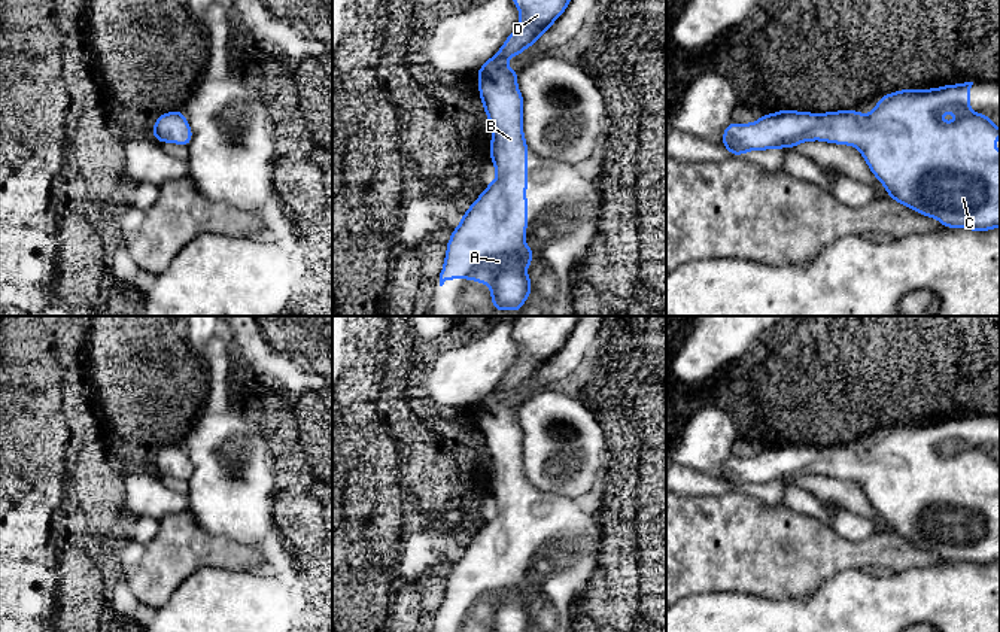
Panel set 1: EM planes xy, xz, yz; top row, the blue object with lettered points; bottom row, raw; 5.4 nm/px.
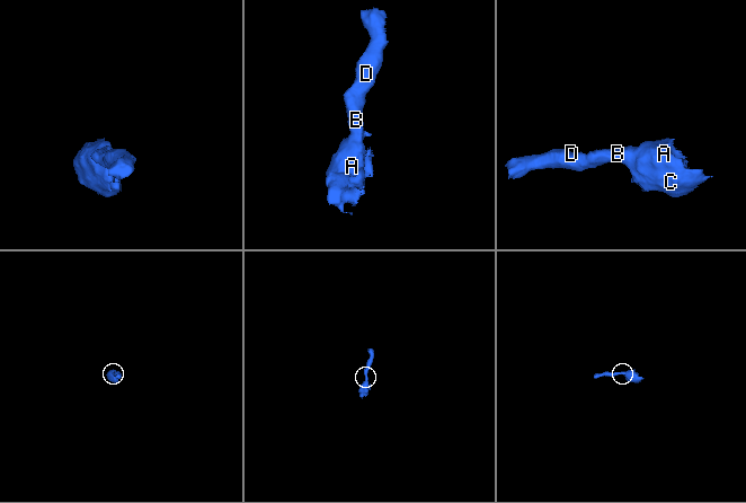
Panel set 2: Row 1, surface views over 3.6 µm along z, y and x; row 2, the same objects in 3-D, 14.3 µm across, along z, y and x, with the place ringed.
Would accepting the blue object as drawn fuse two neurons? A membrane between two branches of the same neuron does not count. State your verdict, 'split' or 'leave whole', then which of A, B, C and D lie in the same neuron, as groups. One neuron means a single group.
leave whole | A B C D

